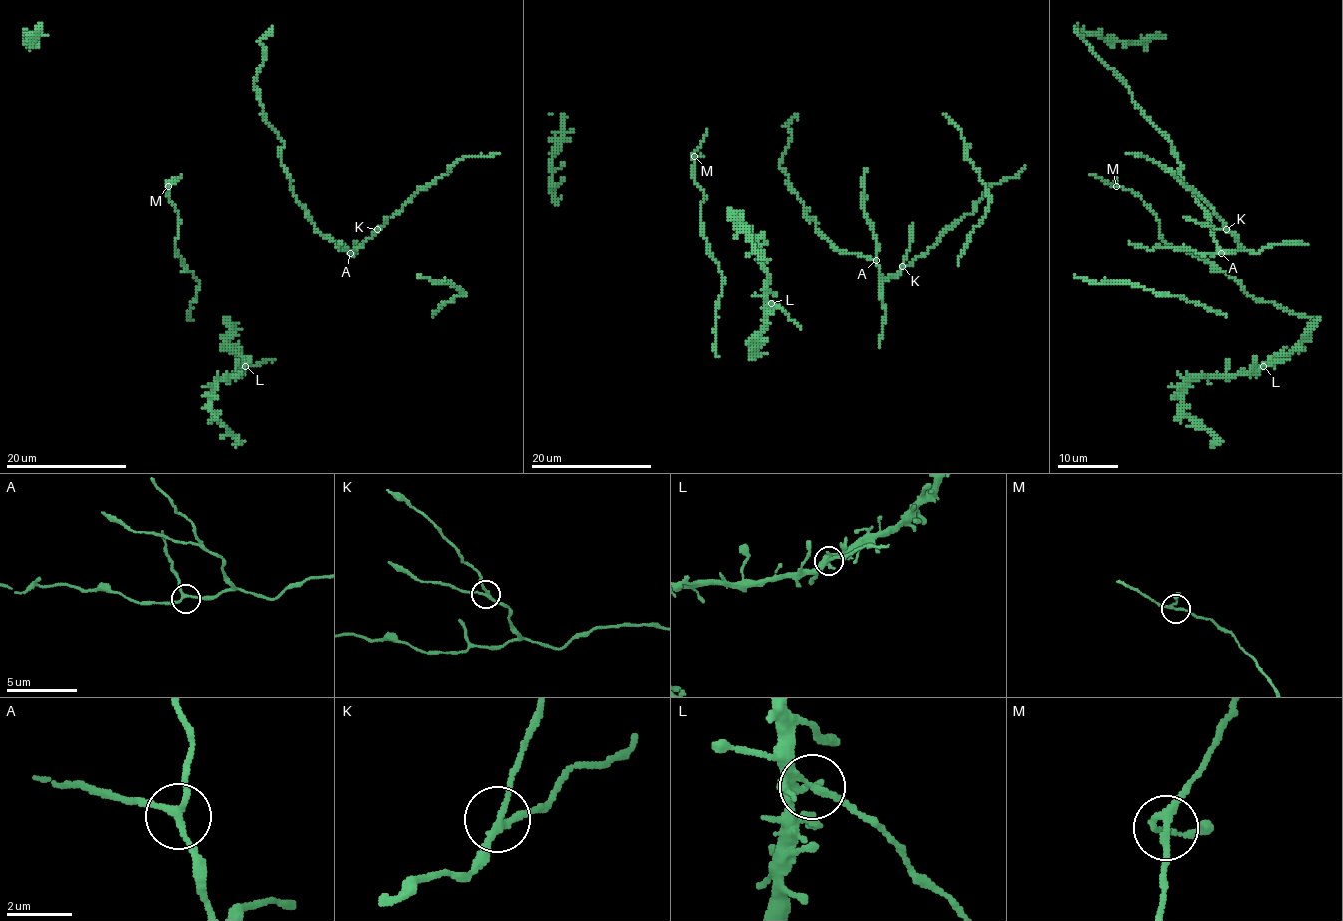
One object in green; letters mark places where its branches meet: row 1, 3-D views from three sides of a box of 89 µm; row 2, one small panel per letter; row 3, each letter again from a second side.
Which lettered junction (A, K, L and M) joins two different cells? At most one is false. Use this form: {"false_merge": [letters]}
{"false_merge": ["K"]}

